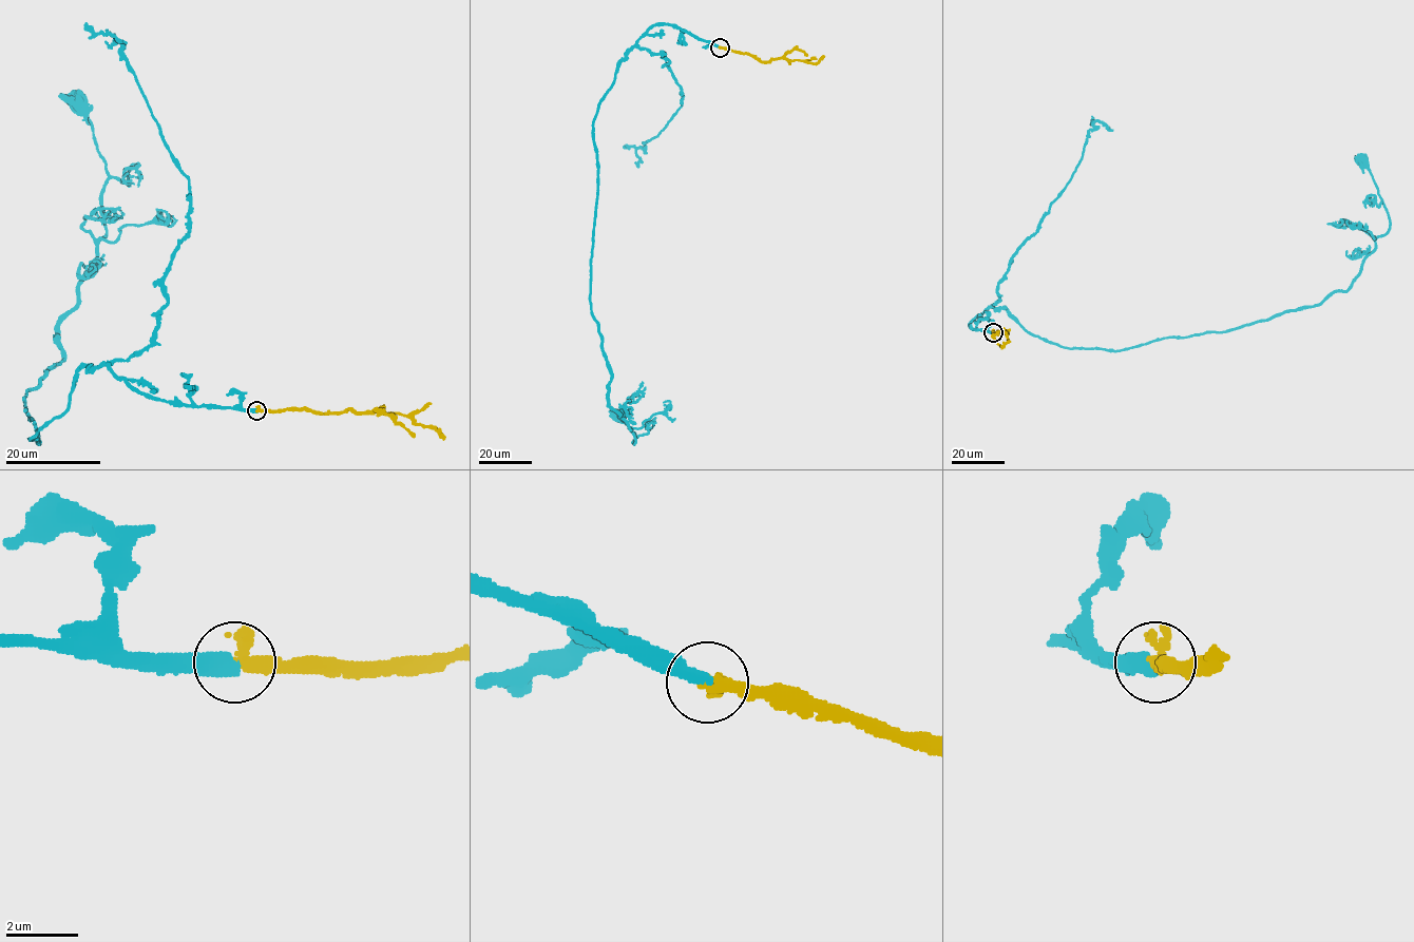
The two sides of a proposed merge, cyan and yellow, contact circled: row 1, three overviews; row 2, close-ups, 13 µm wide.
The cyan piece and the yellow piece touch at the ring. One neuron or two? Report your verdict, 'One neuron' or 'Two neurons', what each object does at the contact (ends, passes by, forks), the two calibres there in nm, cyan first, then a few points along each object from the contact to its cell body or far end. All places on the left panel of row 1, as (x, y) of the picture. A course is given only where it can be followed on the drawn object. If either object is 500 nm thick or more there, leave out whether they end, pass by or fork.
One neuron. At the ring cyan ends. At the ring yellow passes by. Thickness 400 nm (cyan) against 260 nm. Course of cyan: (258, 410), (82, 366), (31, 439), (24, 398), (62, 359), (106, 230), (78, 102). Course of yellow: (258, 410), (310, 409), (332, 412), (350, 409), (400, 412), (416, 423), (431, 426), (444, 439)

